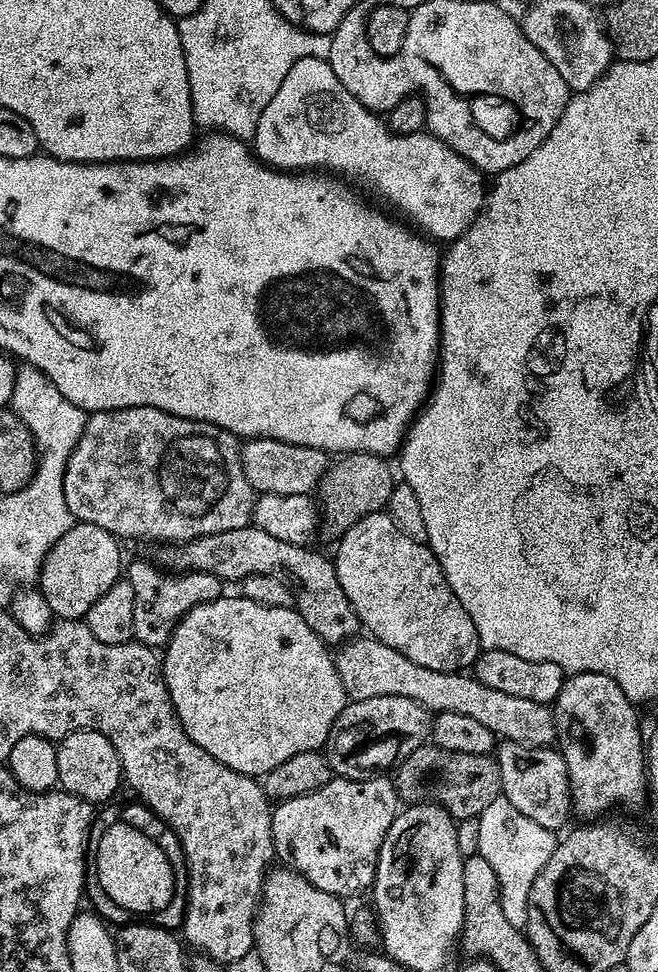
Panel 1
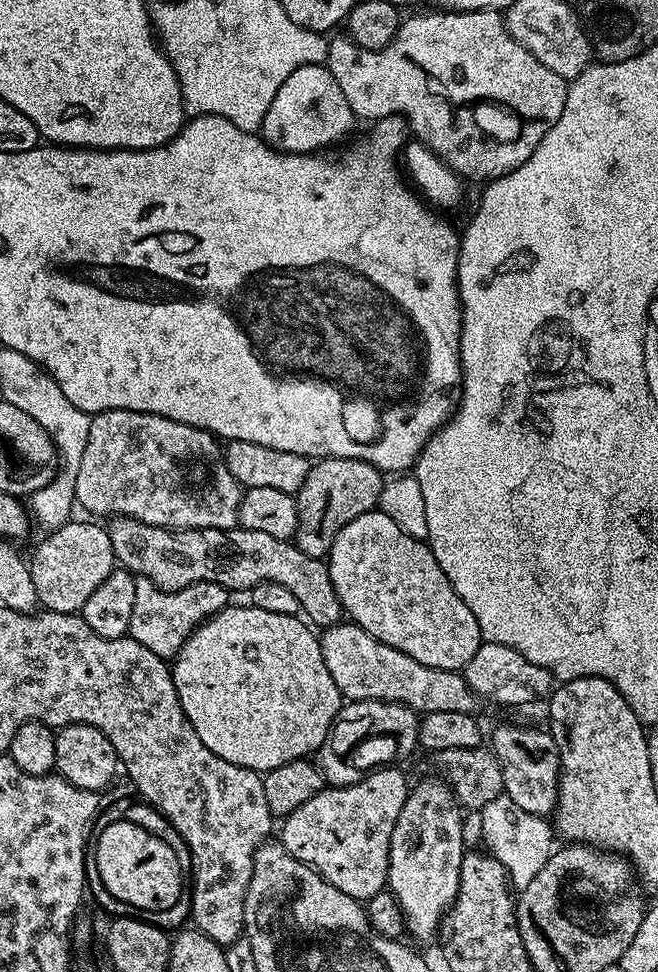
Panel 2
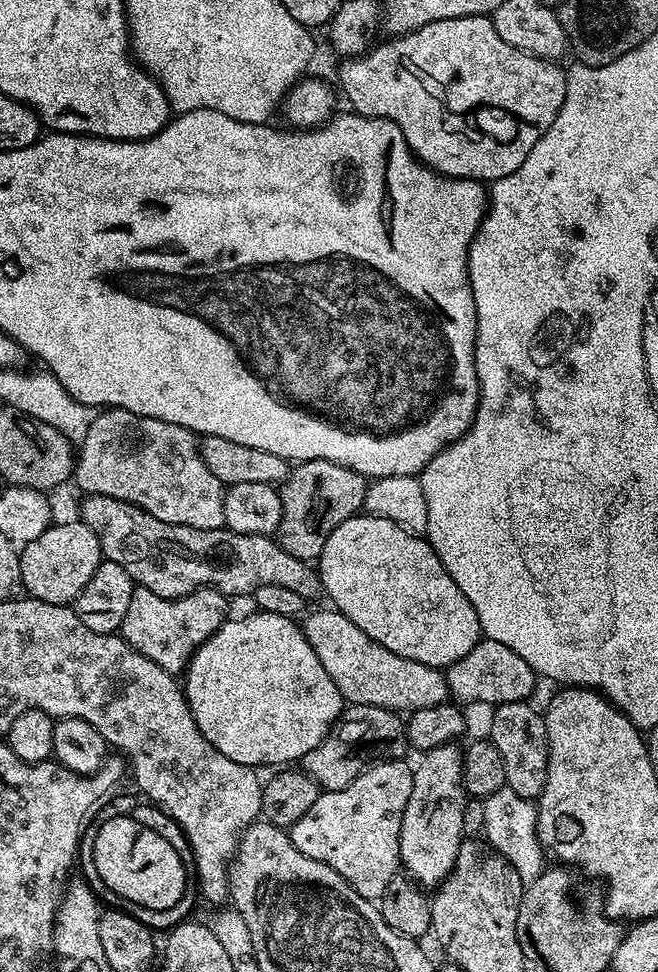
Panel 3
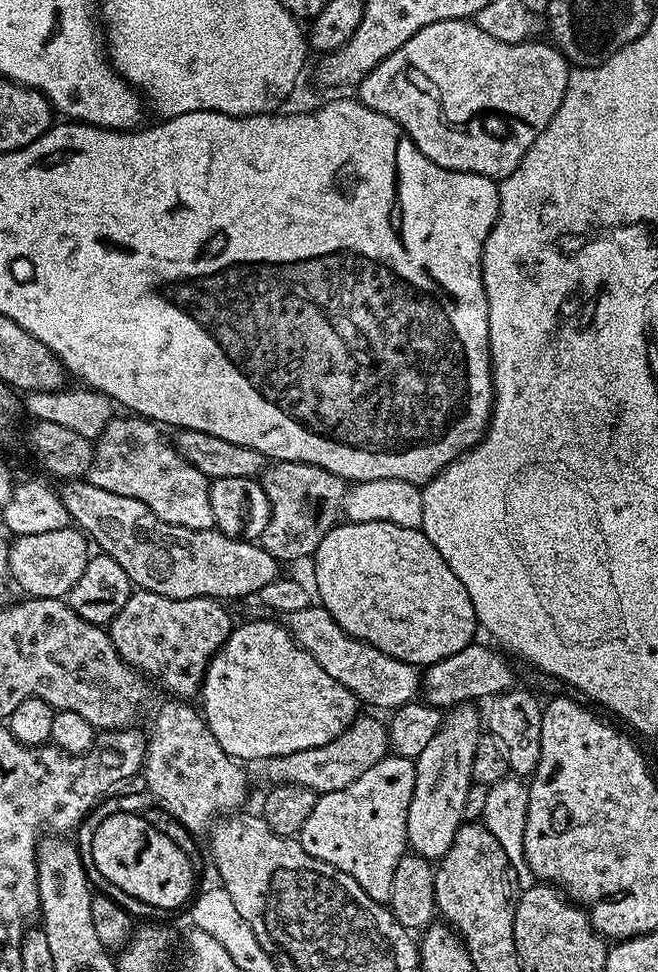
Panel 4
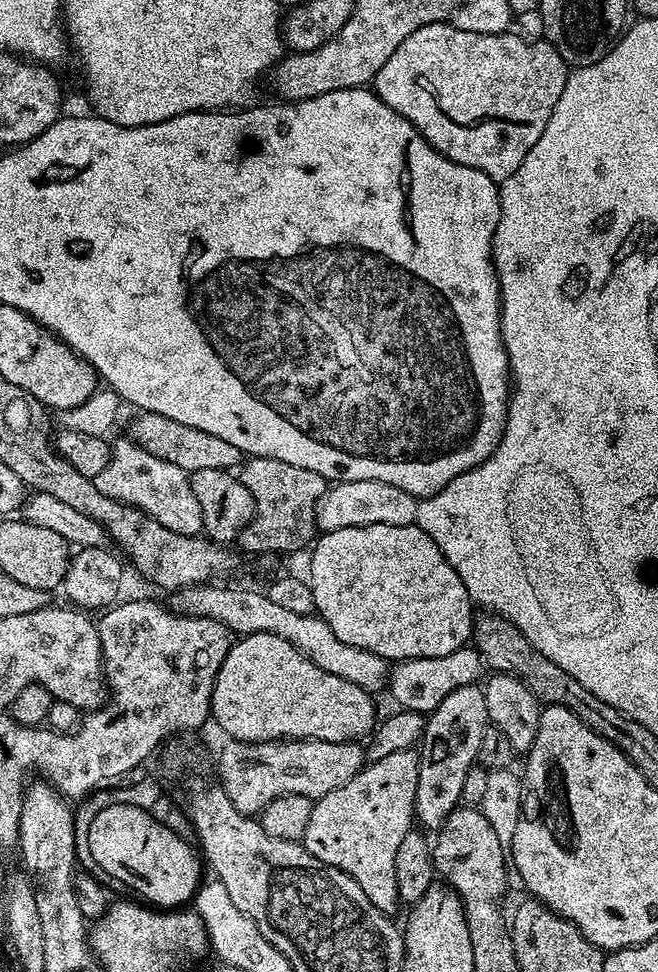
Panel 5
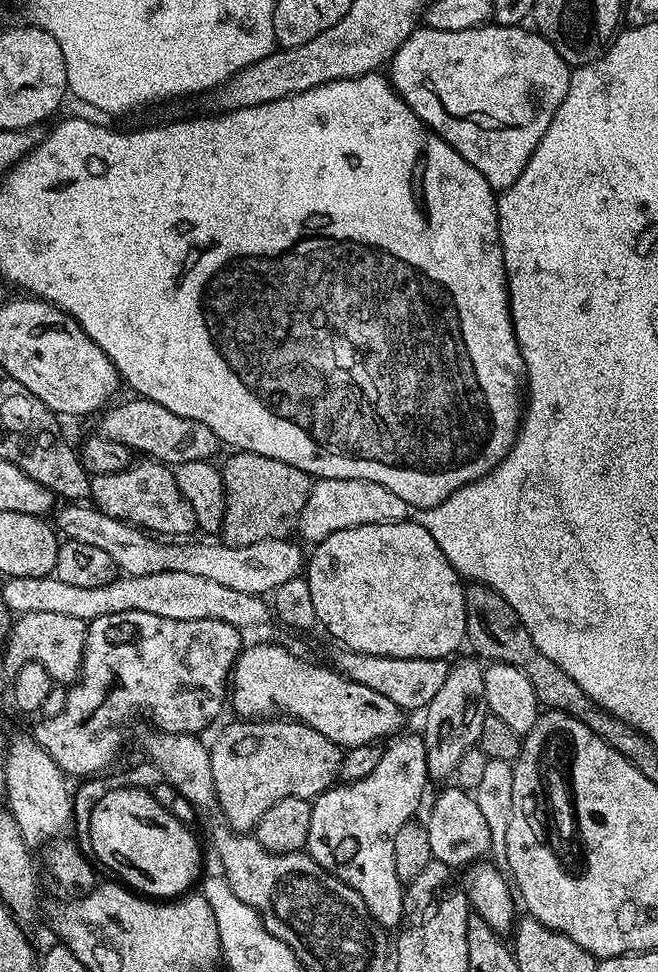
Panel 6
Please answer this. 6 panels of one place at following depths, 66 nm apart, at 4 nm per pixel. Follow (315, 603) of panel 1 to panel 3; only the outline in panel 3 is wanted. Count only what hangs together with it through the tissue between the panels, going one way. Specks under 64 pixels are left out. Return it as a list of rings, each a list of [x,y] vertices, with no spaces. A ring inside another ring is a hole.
[[[85,495],[83,499],[78,516],[86,526],[90,526],[90,530],[94,530],[94,534],[98,534],[103,559],[118,562],[118,566],[130,574],[133,585],[150,590],[162,598],[173,600],[199,588],[217,588],[229,598],[247,597],[256,592],[258,586],[286,586],[306,602],[312,602],[316,595],[321,595],[319,571],[309,561],[294,558],[294,554],[286,554],[286,550],[282,550],[282,546],[272,536],[238,534],[226,527],[195,528],[162,522],[154,518],[154,514],[118,498]]]

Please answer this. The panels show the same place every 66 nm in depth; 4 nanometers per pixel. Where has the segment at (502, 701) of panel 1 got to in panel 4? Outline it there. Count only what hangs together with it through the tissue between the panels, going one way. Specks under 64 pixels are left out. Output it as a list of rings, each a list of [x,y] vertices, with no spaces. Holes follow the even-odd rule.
[[[313,606],[306,610],[294,610],[294,614],[282,617],[284,629],[292,636],[296,643],[334,678],[334,682],[342,682],[346,690],[356,695],[357,701],[373,704],[376,708],[391,710],[400,708],[404,704],[411,704],[417,699],[416,691],[421,691],[422,676],[418,673],[417,665],[407,664],[398,658],[390,658],[390,654],[382,654],[374,646],[346,634],[334,618],[323,606]]]

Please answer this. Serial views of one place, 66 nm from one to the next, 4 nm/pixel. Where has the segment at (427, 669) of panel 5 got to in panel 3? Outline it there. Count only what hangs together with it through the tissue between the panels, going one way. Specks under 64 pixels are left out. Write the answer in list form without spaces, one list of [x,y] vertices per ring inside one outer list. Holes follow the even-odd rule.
[[[483,638],[474,646],[474,650],[470,650],[470,654],[466,654],[466,658],[454,662],[447,668],[446,679],[449,697],[461,705],[488,704],[487,706],[495,706],[506,702],[528,700],[538,683],[535,670],[526,666],[526,661],[518,658],[518,654],[514,654],[514,650],[510,650],[510,646],[502,646],[502,642]]]

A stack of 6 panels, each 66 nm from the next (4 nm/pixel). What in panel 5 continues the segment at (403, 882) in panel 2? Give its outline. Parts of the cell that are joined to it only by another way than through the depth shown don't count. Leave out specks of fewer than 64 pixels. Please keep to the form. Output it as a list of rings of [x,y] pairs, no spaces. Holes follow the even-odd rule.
[[[479,683],[467,684],[454,694],[446,694],[442,702],[432,712],[427,713],[424,725],[424,739],[418,745],[420,753],[420,769],[418,770],[418,790],[416,791],[415,819],[425,824],[425,829],[439,830],[446,822],[446,818],[461,803],[462,786],[465,785],[466,774],[470,773],[477,763],[482,746],[482,734],[489,728],[488,711],[483,687]]]

